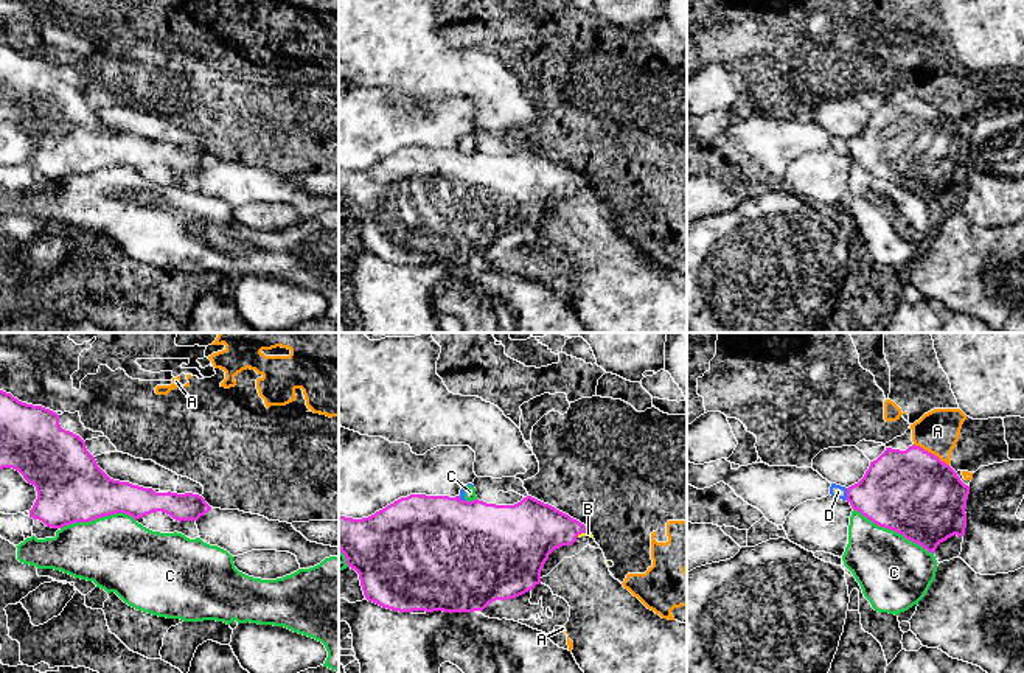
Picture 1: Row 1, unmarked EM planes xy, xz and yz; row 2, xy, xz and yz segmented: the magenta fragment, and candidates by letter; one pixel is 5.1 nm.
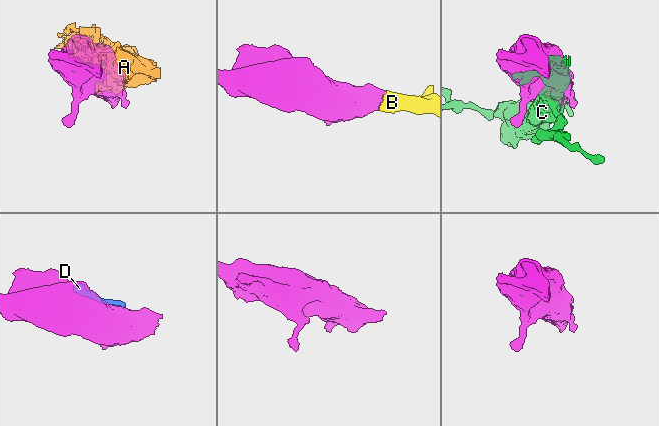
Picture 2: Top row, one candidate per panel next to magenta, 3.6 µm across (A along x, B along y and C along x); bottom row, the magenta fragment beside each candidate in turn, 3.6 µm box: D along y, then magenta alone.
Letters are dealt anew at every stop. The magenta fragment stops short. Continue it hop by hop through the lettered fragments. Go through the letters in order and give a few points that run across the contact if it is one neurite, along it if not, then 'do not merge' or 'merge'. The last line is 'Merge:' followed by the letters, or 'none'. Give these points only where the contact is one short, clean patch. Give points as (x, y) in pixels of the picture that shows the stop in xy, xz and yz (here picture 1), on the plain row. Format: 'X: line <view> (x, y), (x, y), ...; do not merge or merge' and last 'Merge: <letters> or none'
A: line yz (914, 95), (936, 106), (948, 117); do not merge
B: line xz (533, 181), (581, 184), (588, 185); merge
C: do not merge
D: do not merge
Merge: B

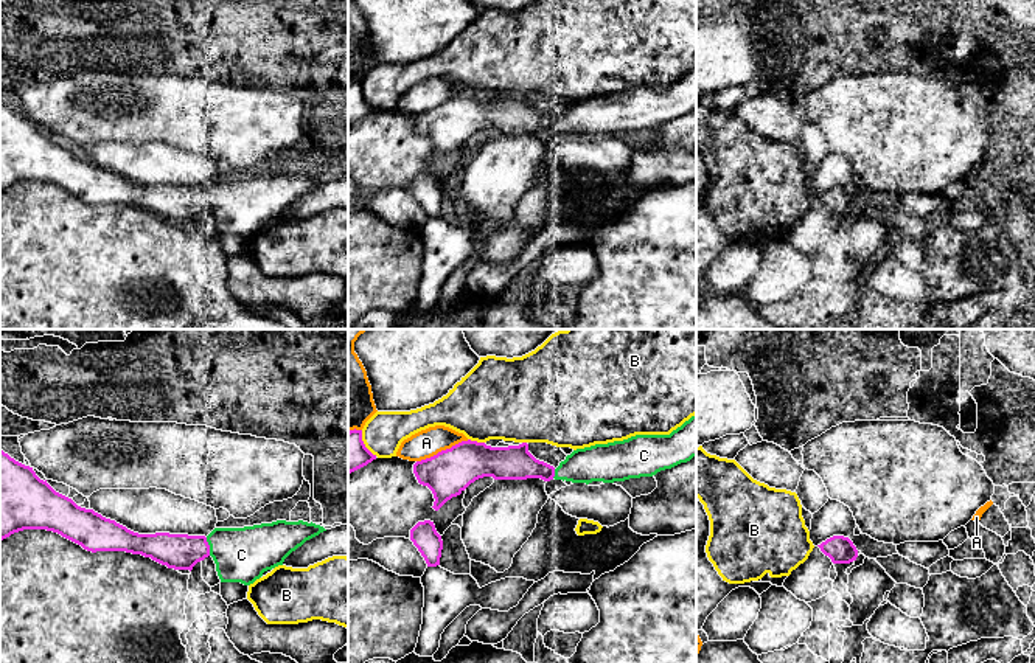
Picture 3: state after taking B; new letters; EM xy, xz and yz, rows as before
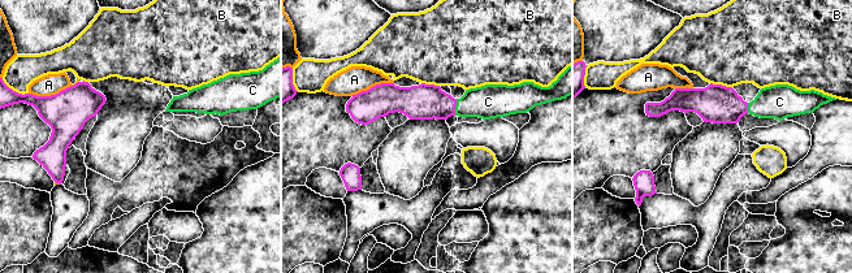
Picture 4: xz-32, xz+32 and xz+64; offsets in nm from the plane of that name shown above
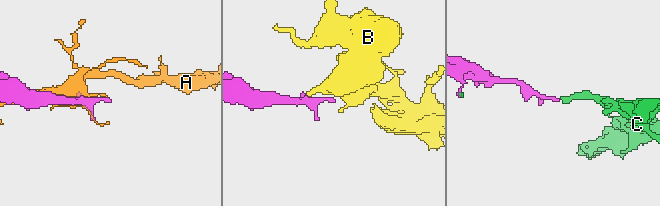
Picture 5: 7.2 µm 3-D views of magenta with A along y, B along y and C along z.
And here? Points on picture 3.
A: do not merge
B: do not merge
C: merge
Merge: C

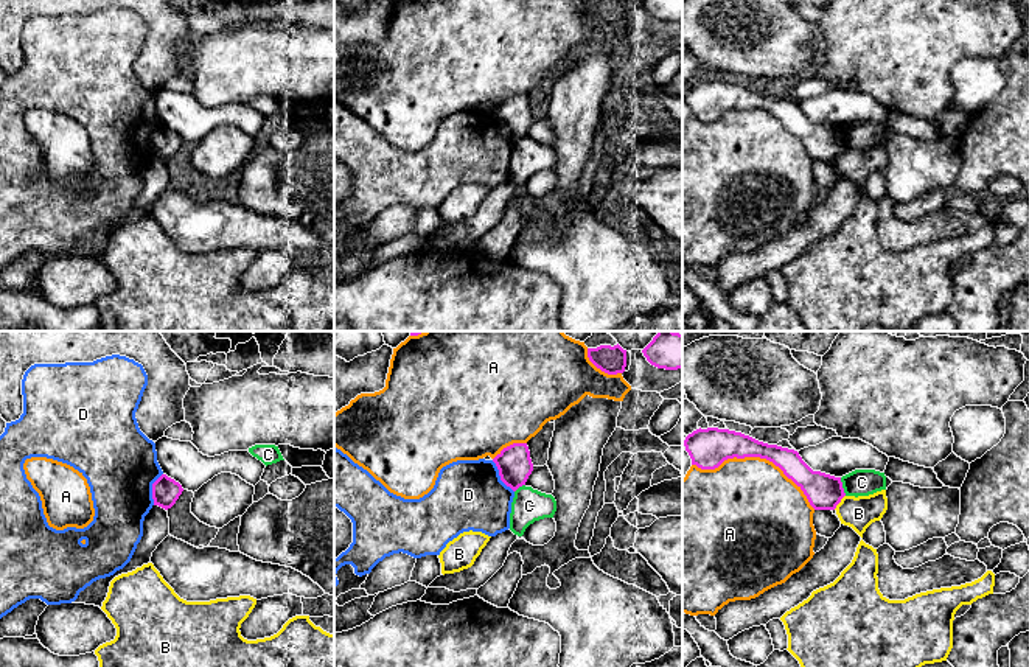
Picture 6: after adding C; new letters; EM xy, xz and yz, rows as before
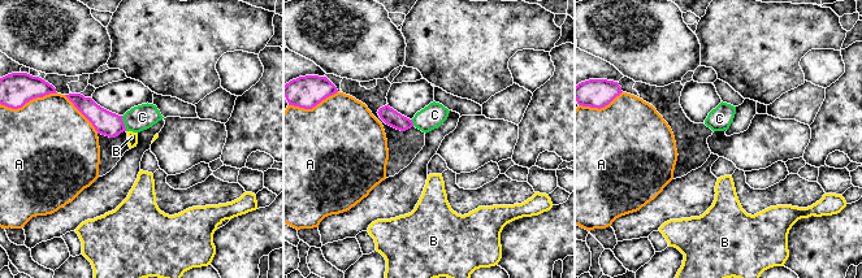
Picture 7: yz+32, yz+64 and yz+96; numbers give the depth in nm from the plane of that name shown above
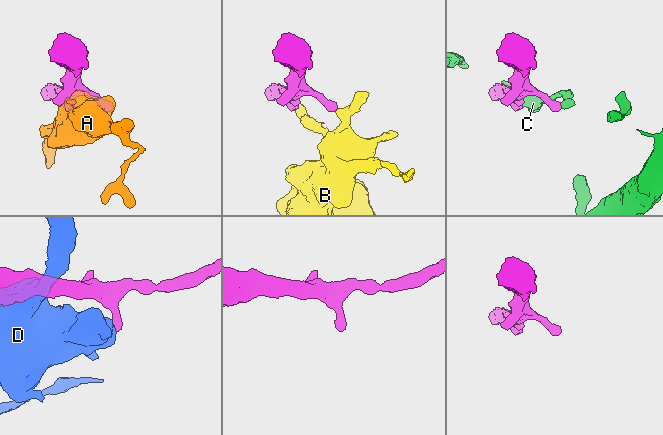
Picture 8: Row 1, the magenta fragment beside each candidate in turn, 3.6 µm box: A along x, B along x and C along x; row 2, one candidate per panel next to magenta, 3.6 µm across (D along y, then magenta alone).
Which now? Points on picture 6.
A: do not merge
B: do not merge
C: do not merge
D: do not merge
Merge: none

